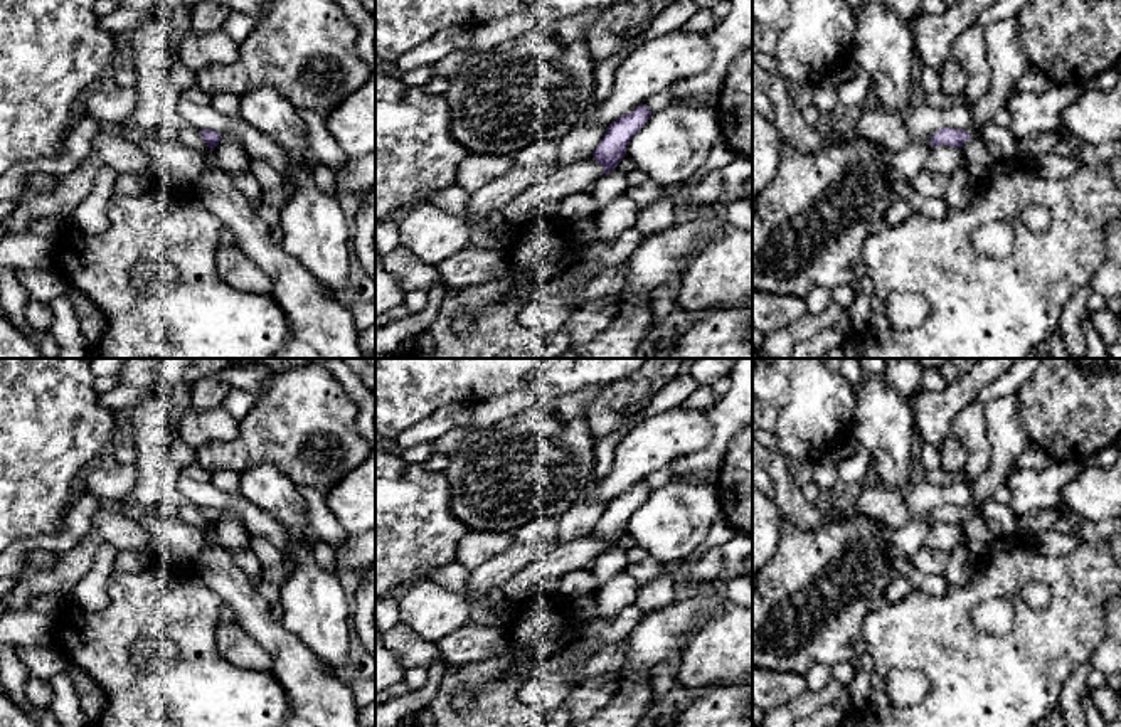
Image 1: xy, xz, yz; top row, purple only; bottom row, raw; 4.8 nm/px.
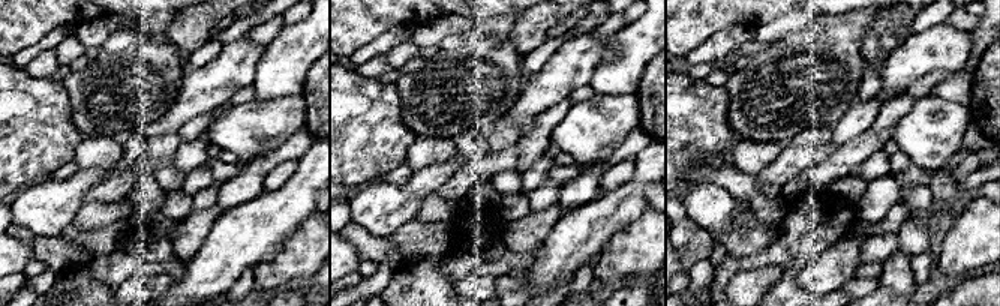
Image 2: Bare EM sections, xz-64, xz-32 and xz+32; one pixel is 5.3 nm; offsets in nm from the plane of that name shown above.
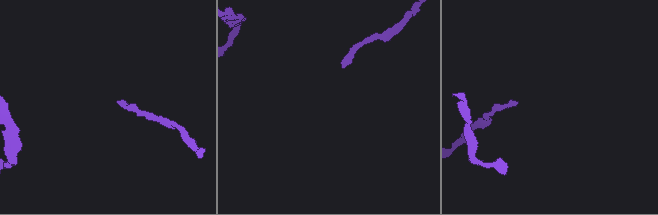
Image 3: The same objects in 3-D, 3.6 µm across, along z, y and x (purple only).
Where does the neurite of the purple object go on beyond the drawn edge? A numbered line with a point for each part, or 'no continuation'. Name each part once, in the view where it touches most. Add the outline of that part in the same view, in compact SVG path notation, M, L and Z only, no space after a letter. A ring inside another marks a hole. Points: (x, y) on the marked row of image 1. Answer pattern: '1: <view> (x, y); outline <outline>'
no continuation

